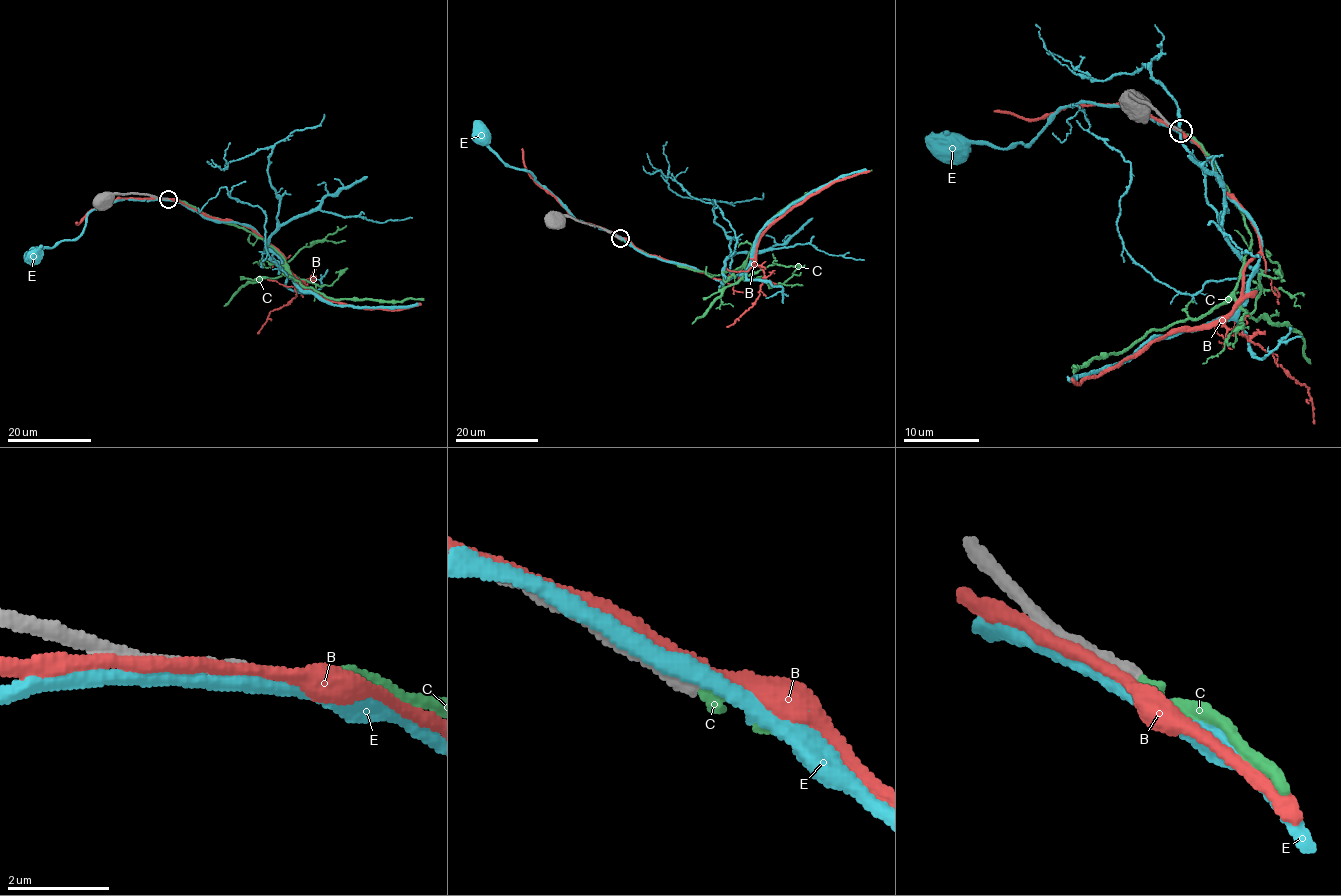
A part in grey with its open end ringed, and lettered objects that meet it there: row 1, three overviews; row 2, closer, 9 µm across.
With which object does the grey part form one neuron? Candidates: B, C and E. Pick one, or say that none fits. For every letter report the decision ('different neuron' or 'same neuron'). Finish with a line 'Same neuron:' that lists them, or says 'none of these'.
B: different neuron
C: same neuron
E: different neuron
Same neuron: C

